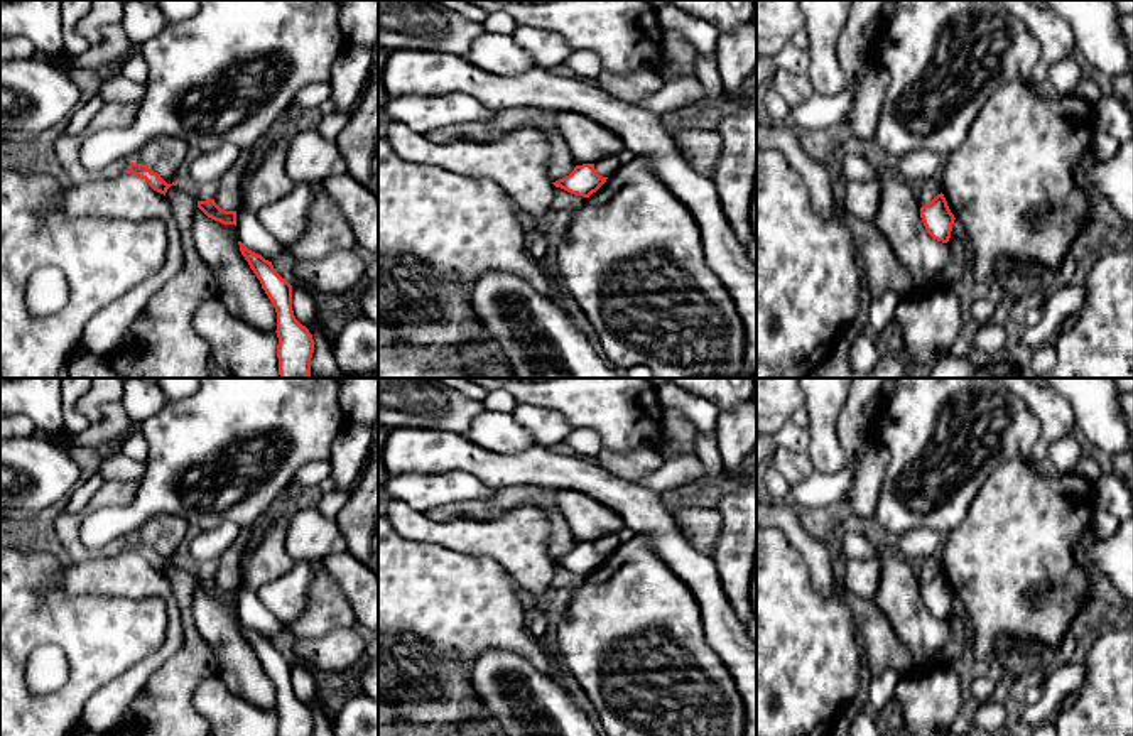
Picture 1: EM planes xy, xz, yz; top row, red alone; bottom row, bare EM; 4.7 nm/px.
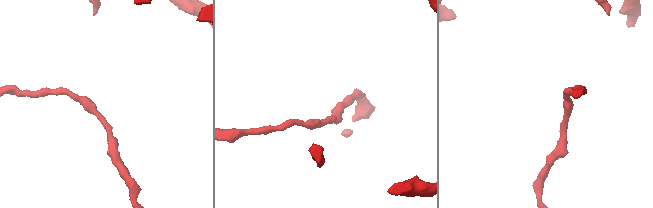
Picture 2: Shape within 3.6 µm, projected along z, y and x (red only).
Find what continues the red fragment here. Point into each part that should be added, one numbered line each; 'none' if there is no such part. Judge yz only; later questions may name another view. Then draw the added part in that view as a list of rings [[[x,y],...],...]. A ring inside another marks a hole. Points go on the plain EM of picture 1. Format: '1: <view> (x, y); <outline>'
none

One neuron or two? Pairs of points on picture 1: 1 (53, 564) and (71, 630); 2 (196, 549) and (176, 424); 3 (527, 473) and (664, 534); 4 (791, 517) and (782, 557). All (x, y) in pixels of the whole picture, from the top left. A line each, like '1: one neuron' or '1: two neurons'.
1: one neuron
2: two neurons
3: one neuron
4: two neurons

